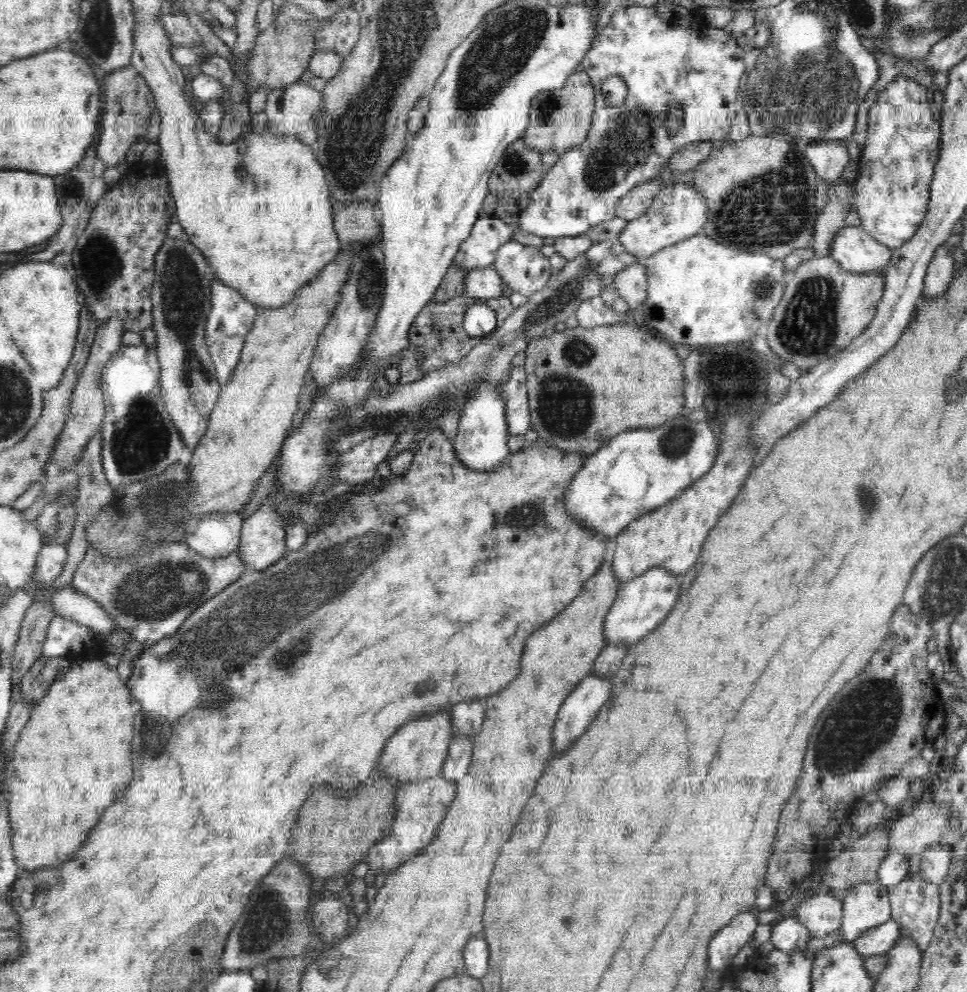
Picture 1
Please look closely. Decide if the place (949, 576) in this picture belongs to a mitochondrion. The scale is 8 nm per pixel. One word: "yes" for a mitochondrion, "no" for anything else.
yes

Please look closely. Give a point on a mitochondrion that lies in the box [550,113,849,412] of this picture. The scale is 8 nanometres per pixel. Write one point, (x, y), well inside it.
(773, 208)

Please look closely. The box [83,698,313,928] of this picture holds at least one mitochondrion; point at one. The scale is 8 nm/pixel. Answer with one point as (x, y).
(151, 738)

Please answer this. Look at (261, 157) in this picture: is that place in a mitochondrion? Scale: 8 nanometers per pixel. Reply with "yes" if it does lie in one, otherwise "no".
no

